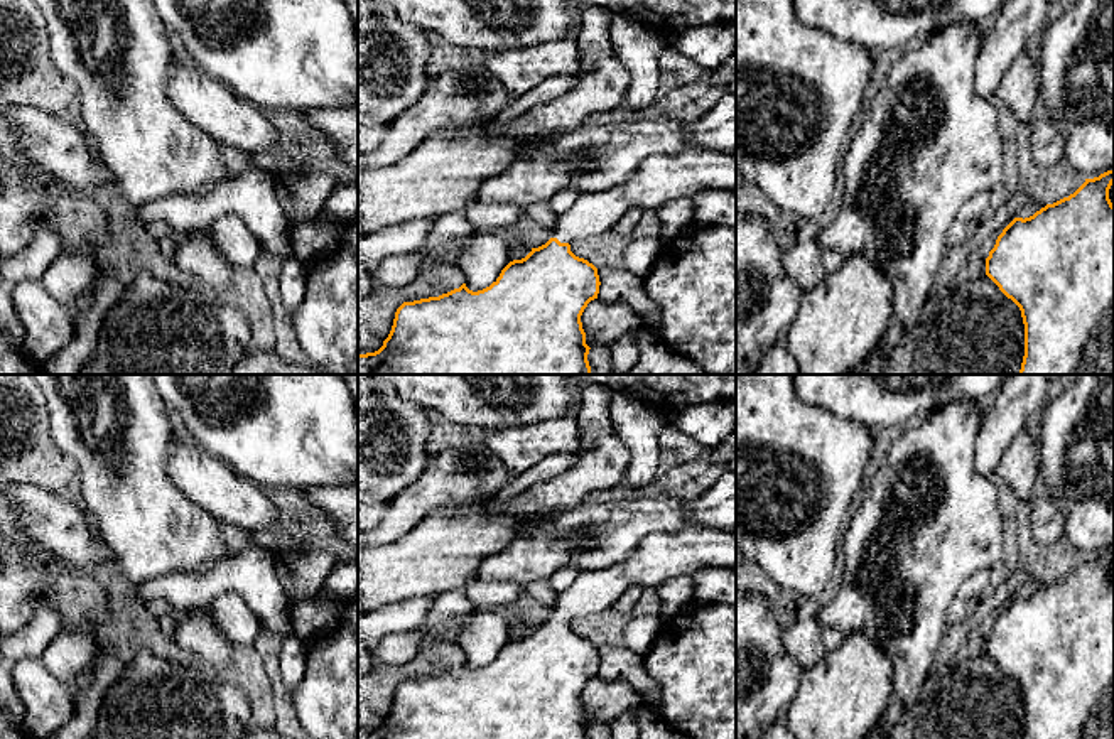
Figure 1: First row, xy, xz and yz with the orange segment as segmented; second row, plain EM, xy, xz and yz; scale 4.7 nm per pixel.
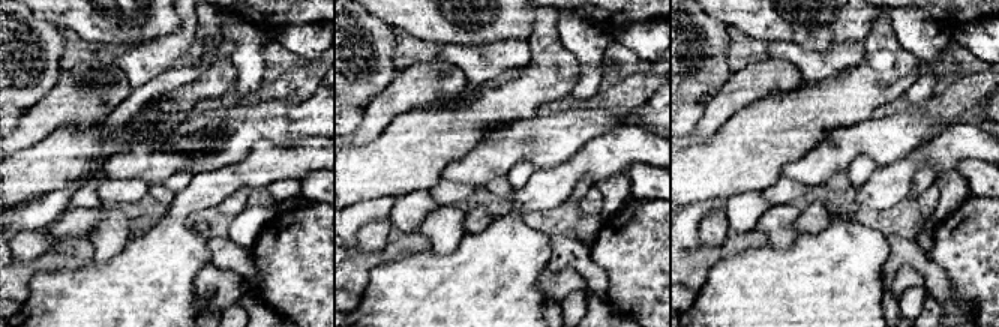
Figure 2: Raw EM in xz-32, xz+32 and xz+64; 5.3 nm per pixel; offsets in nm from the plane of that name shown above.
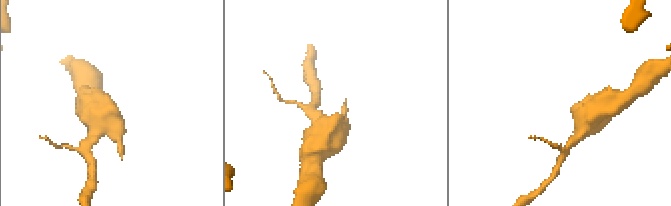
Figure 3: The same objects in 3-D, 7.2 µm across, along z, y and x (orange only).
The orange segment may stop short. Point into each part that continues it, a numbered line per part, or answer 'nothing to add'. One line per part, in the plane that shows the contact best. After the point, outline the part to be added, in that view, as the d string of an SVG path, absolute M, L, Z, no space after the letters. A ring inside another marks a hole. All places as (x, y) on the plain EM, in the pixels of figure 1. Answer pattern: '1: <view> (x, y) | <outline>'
1: xz (659, 557) | M685 526L677 535L653 533L628 558L579 572L574 584L557 596L552 616L571 623L577 616L611 609L631 585L657 589L700 569L736 570L736 531Z

